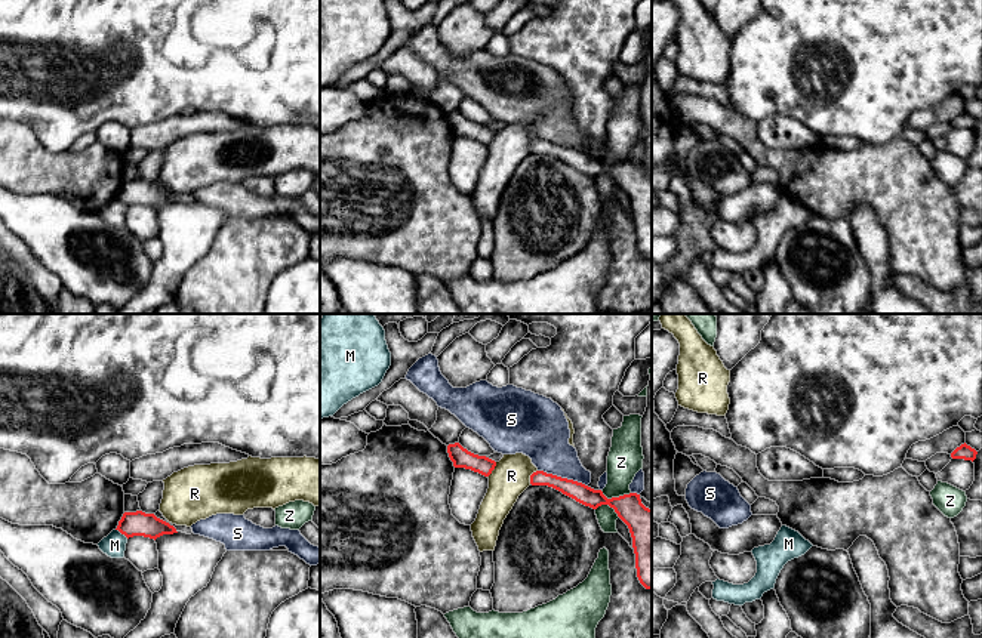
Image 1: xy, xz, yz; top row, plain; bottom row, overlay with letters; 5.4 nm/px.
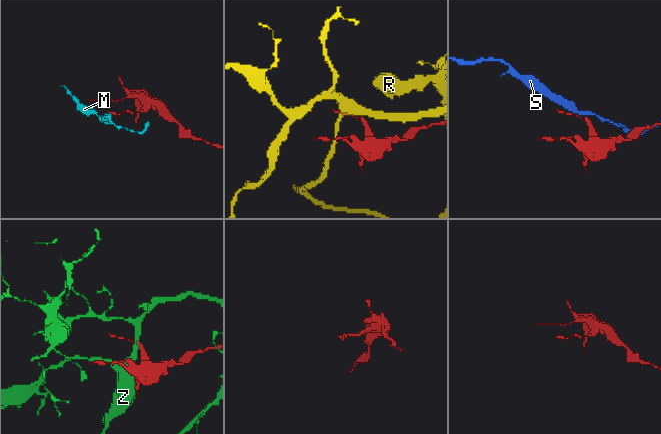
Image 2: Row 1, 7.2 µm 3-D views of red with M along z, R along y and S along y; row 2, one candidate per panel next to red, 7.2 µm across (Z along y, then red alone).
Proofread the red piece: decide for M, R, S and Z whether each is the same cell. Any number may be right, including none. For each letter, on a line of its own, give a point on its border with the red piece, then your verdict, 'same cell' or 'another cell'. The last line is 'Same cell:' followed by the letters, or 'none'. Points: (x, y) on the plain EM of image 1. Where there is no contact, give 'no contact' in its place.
M: meets red in xy at (122, 202); another cell
R: meets red in xz at (493, 136); another cell
S: meets red in xz at (563, 147); another cell
Z: meets red in xz at (615, 166); another cell
Same cell: none

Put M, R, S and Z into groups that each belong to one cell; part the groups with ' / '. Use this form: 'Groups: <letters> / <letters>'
Groups: M / R / S / Z

